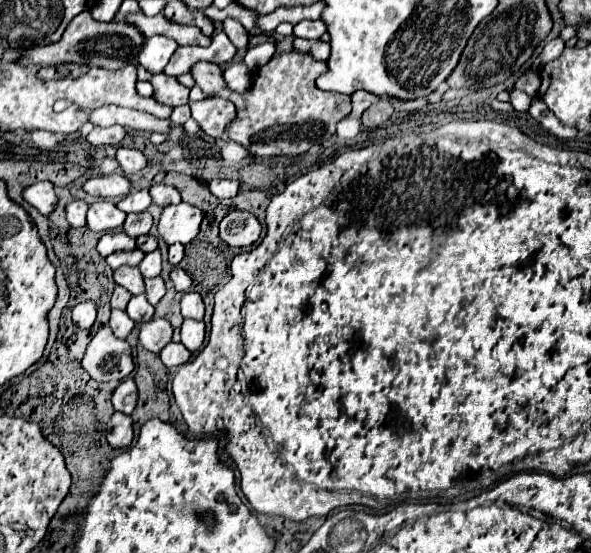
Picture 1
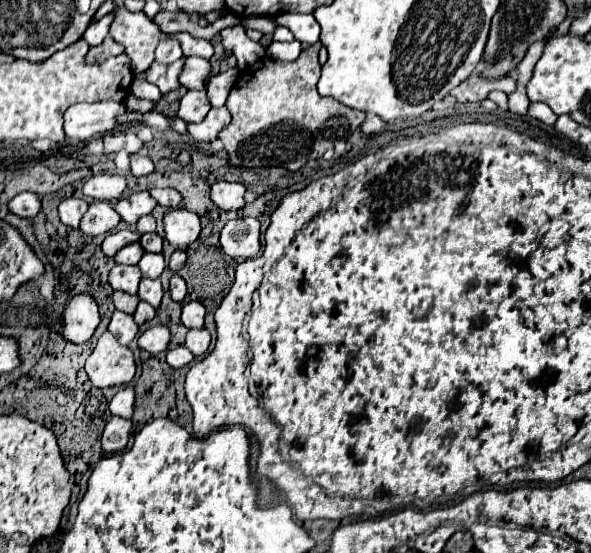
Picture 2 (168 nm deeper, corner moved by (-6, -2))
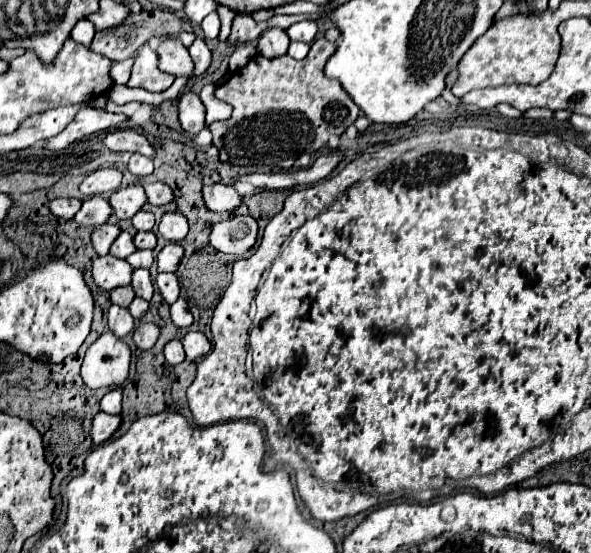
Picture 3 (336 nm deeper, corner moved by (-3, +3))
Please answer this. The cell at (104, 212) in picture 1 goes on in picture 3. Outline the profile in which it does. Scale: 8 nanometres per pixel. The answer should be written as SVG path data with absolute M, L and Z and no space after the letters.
M95 195L83 201L83 207L75 213L75 221L83 227L99 227L109 219L111 211L109 201L105 201L101 195Z

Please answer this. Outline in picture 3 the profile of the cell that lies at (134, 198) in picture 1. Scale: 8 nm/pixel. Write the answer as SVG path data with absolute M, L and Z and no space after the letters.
M131 185L127 189L117 189L113 191L109 203L119 219L131 219L143 205L147 197L141 185Z

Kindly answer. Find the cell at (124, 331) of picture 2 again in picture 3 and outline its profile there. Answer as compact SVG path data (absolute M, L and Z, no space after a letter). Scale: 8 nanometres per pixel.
M119 305L109 307L109 331L117 337L125 337L129 331L133 331L133 317L127 309Z

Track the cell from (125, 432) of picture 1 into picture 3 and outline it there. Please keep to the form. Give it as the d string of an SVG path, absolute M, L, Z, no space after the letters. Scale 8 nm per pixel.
M97 413L93 417L93 427L91 427L91 437L93 437L93 443L95 445L101 445L105 443L113 431L119 427L121 423L121 417L119 415L107 415L107 413Z

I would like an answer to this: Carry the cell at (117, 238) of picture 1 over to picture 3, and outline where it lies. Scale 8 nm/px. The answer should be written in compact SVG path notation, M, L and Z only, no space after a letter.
M103 223L101 227L97 227L97 229L93 231L93 235L91 235L95 253L97 253L97 255L107 255L111 243L117 239L119 233L121 233L121 229L119 229L117 225L111 225L111 223Z

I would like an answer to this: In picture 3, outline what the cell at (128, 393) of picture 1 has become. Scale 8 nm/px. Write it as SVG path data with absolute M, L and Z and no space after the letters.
M111 389L99 403L103 413L109 415L119 415L121 413L121 389Z

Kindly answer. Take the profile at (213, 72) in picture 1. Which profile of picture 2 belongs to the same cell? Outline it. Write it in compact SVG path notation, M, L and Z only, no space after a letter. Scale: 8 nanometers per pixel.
M198 56L186 58L180 84L184 84L190 90L202 90L208 78L210 78L210 60L198 58Z

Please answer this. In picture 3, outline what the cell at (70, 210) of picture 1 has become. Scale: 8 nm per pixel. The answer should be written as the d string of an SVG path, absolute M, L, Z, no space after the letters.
M53 199L49 203L49 209L55 217L63 217L63 219L73 219L73 215L79 211L81 207L81 199Z

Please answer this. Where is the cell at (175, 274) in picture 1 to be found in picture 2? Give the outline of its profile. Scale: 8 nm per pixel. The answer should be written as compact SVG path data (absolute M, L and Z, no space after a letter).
M174 274L174 276L170 278L170 296L172 296L172 300L182 302L186 294L188 294L188 288L186 288L184 278L178 276L178 274Z

